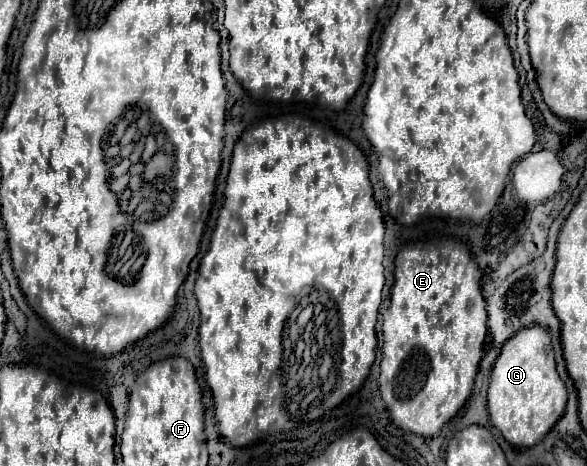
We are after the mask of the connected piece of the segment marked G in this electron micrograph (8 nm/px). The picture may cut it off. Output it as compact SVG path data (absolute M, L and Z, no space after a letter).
M542 326L518 330L496 358L488 386L488 418L494 428L516 448L530 448L540 442L560 420L566 406L566 388L556 372L550 334Z

